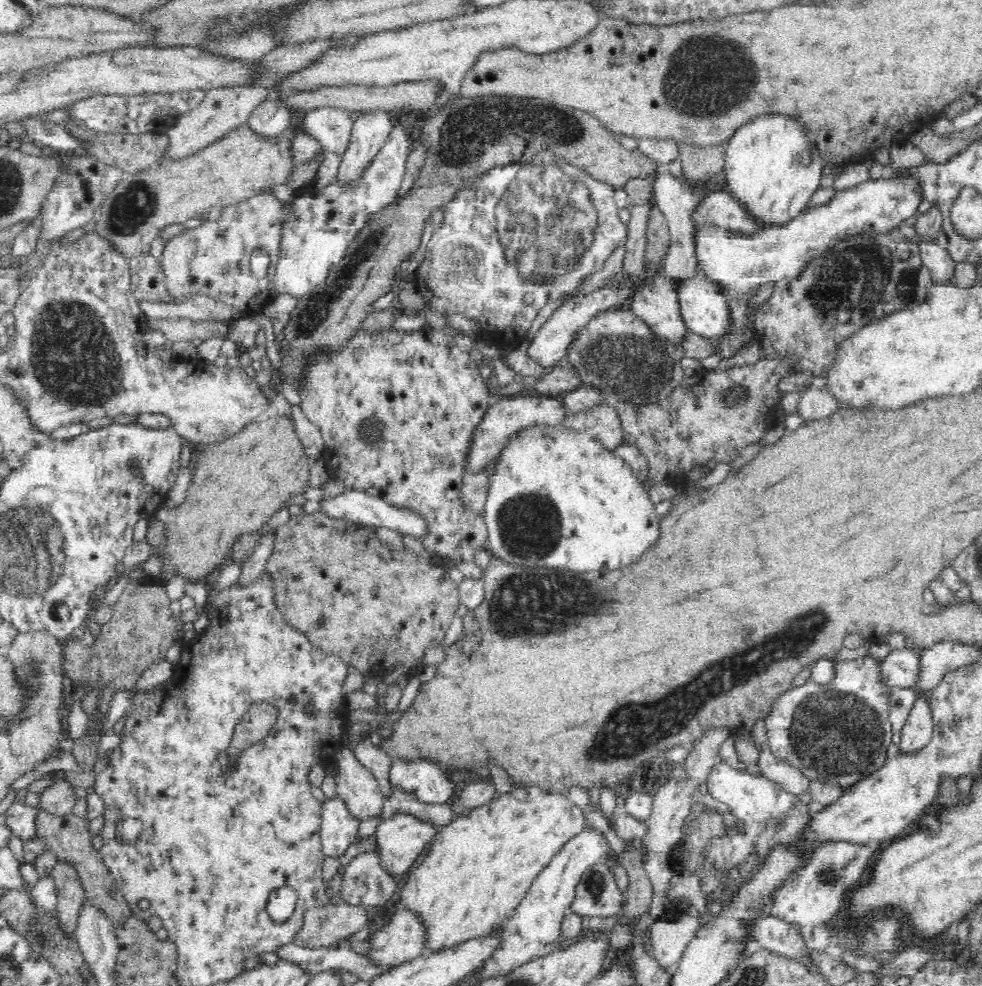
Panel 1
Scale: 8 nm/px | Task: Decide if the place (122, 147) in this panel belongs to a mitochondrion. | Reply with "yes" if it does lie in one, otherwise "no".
no

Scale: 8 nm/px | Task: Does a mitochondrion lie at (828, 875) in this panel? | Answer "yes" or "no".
yes

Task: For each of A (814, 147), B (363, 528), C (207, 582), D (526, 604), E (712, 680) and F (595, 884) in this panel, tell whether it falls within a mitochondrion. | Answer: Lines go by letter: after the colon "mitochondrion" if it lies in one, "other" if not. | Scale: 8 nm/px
A: other
B: other
C: other
D: mitochondrion
E: mitochondrion
F: mitochondrion

